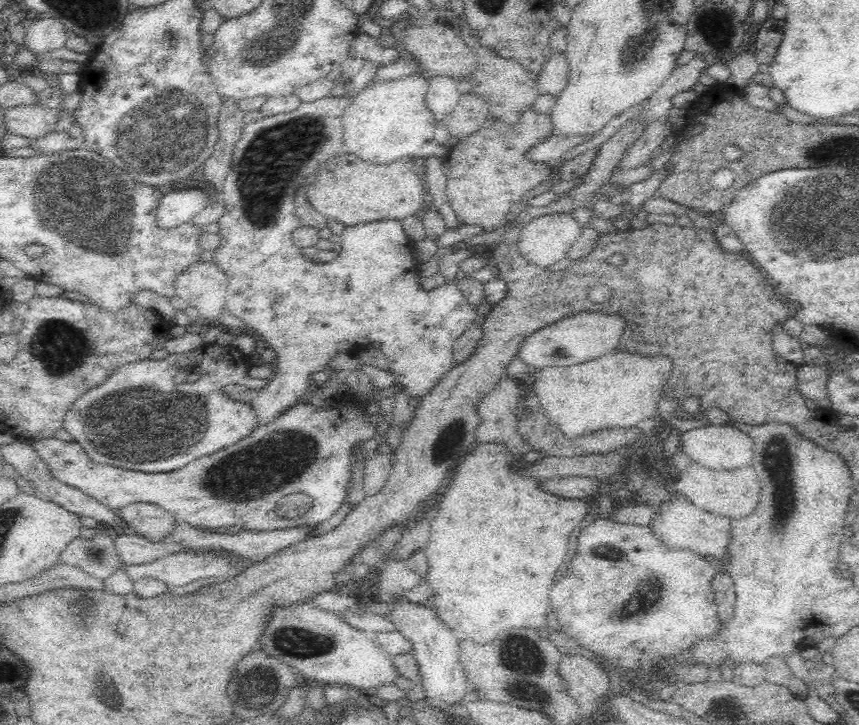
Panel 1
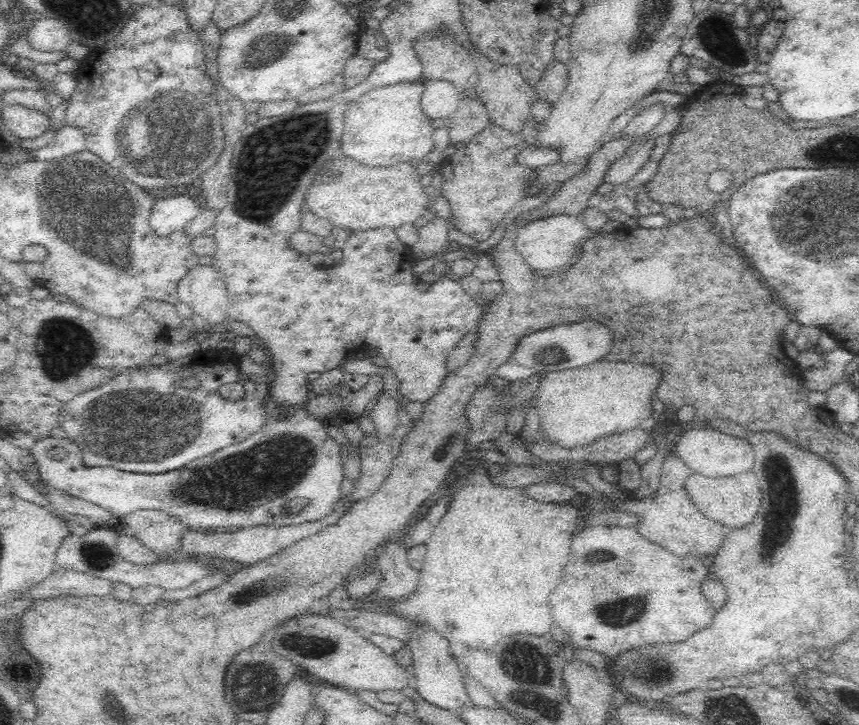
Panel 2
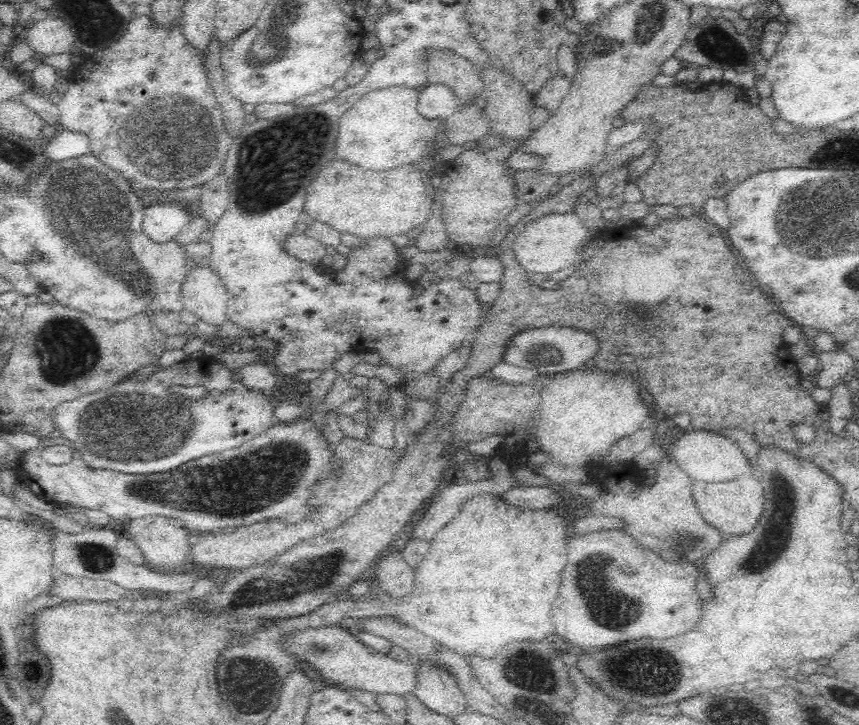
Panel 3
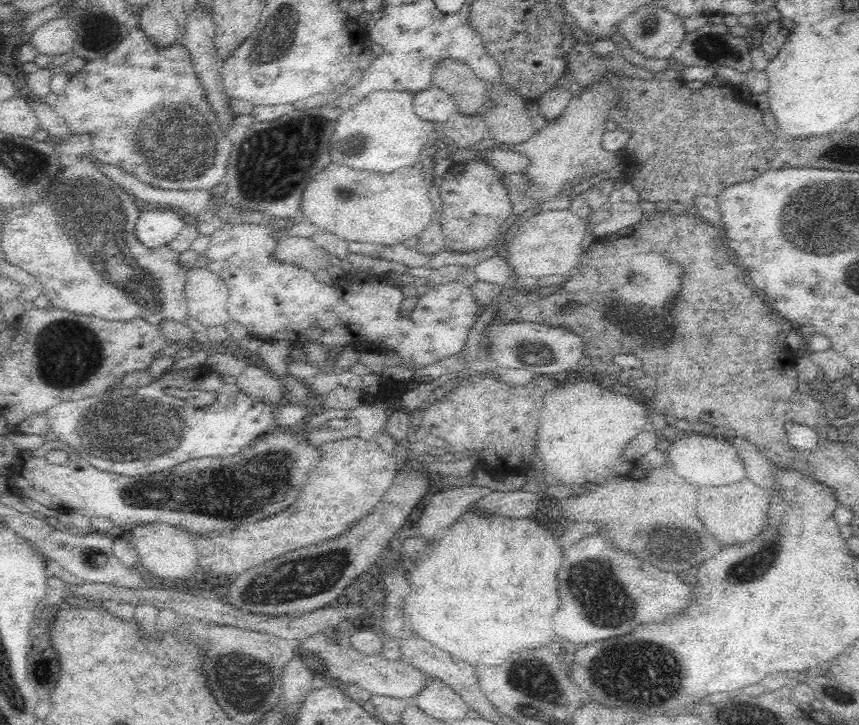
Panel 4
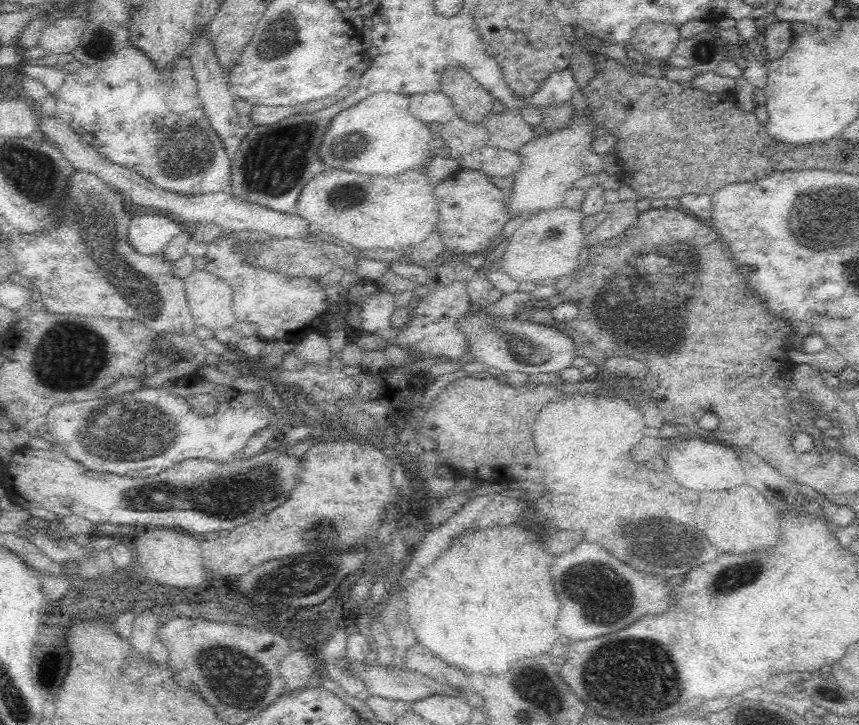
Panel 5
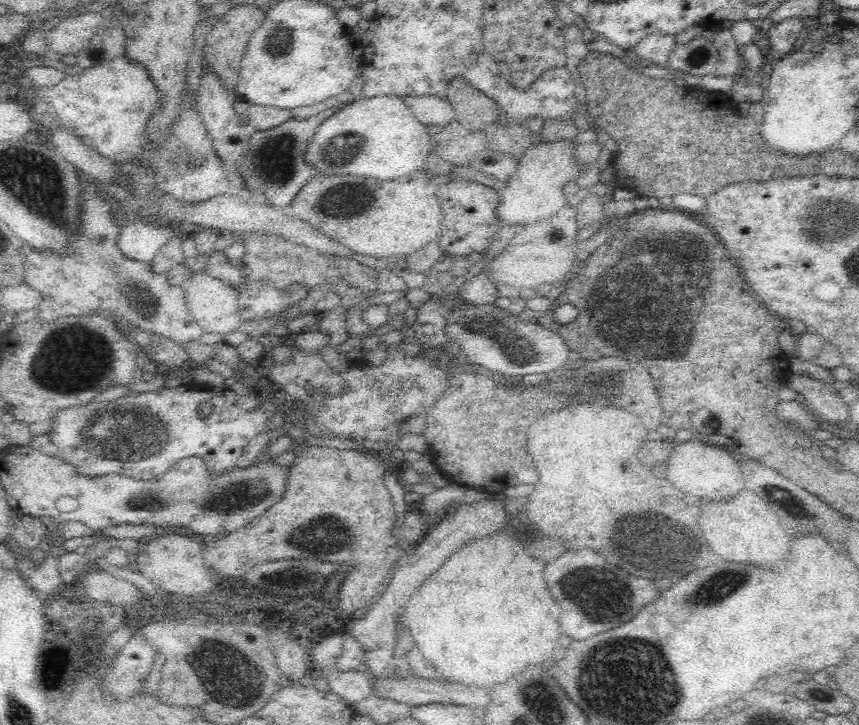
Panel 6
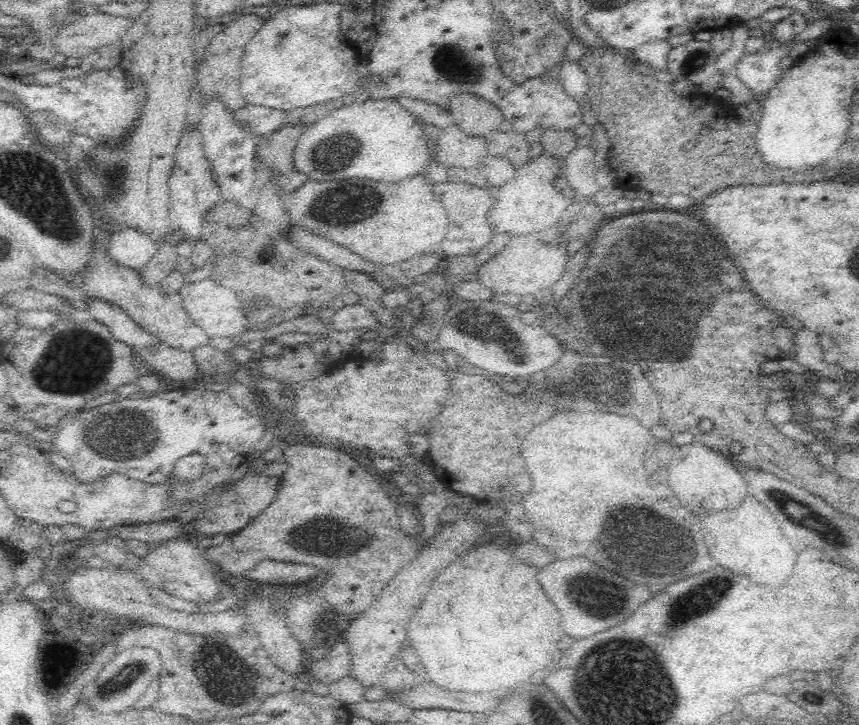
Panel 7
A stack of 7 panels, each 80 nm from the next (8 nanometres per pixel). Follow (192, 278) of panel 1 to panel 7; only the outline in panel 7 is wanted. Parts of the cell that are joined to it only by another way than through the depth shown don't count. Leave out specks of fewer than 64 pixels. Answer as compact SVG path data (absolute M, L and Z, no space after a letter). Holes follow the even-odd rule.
M200 280L200 282L194 282L190 286L184 286L178 292L182 299L182 306L192 319L192 323L202 328L210 338L216 338L216 336L234 336L234 334L245 332L244 328L246 330L247 326L244 326L242 304L236 298L234 290L218 286L212 280Z

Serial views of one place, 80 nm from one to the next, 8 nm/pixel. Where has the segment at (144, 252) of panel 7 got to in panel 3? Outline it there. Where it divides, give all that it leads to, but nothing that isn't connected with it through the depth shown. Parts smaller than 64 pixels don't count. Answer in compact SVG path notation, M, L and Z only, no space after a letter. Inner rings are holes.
M154 204L144 209L142 231L148 239L163 243L175 236L190 221L184 204Z

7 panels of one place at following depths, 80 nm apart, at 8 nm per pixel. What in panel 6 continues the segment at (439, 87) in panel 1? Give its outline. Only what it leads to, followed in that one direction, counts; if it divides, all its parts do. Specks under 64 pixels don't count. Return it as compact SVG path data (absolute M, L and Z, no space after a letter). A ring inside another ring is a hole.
M404 96L404 104L408 106L412 116L427 126L443 127L455 119L452 103L438 96Z

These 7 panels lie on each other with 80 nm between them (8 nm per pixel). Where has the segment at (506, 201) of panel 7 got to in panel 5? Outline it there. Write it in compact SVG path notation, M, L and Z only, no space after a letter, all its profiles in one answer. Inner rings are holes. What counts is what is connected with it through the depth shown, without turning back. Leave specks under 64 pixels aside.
M587 110L585 114L576 111L567 129L544 132L520 147L521 166L512 176L514 184L506 206L511 217L523 214L532 216L542 211L560 209L564 206L565 192L572 184L593 172L606 170L608 175L617 175L620 163L616 154L605 156L590 151L593 140L588 132L593 127Z

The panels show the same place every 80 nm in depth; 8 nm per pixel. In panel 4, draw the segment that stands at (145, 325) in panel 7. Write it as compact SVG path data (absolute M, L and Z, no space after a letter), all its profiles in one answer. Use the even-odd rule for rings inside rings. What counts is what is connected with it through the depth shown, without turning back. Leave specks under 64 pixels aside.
M66 160L66 164L68 166L56 176L56 182L52 182L48 198L32 208L6 214L1 230L2 250L8 262L41 282L43 294L52 307L81 315L92 314L104 320L142 318L158 328L166 321L186 324L184 287L187 272L178 263L180 254L168 245L148 249L138 241L134 224L141 211L134 205L134 197L98 171L92 161Z

